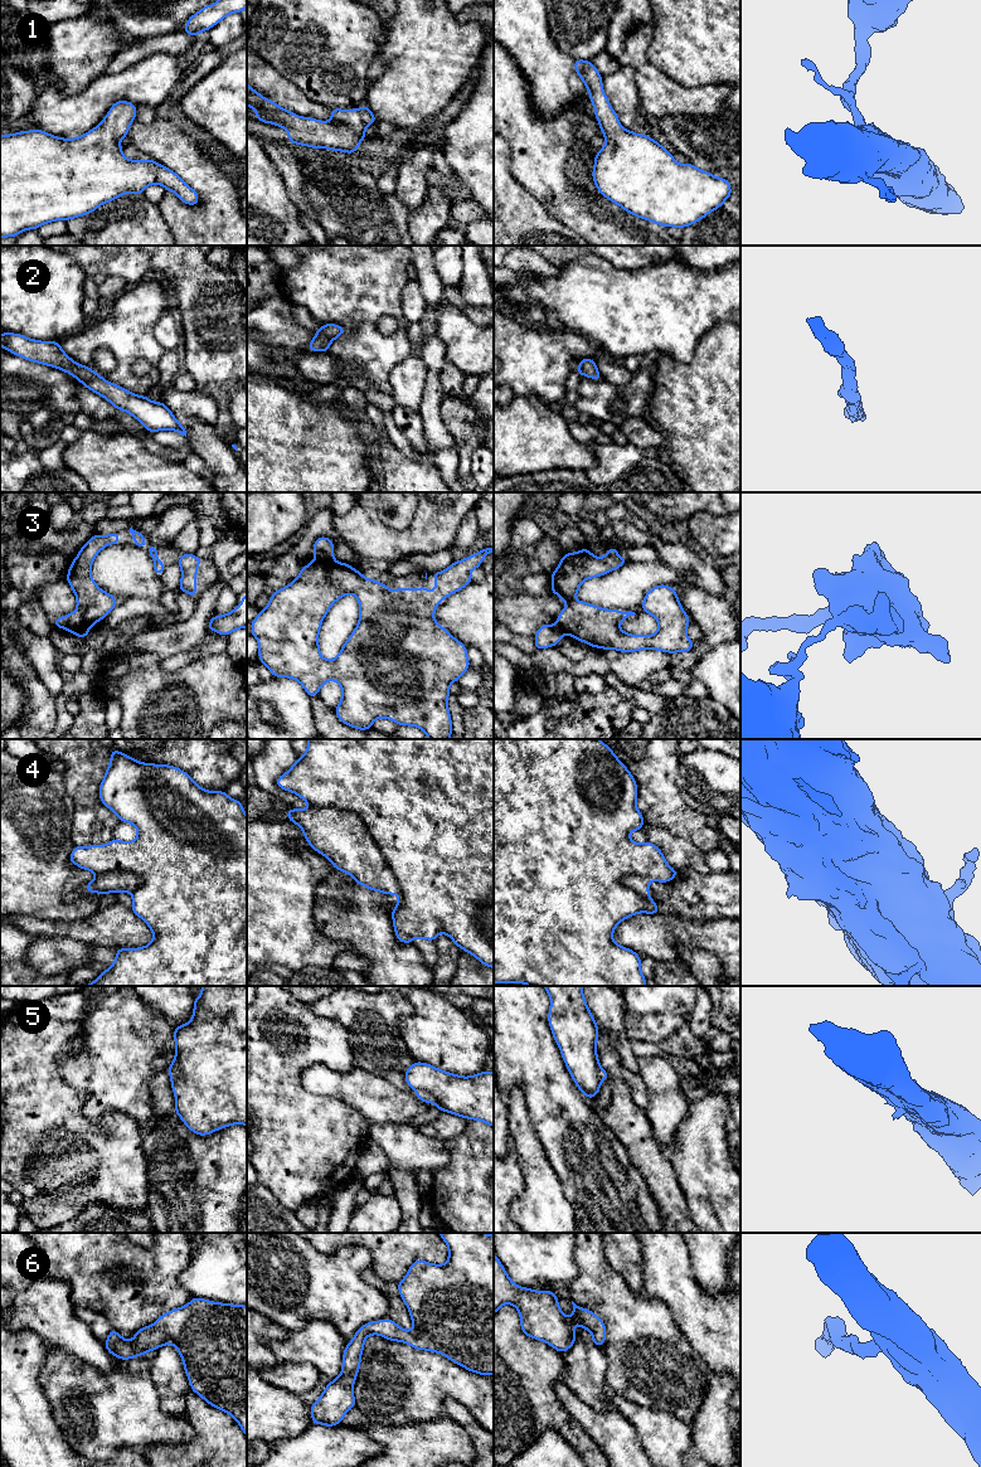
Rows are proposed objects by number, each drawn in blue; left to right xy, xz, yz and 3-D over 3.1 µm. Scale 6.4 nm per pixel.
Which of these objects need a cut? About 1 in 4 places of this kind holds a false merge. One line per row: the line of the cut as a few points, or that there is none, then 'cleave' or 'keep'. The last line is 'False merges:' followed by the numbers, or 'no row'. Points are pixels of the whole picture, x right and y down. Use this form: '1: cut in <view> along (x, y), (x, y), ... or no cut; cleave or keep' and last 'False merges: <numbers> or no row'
1: no cut; keep
2: no cut; keep
3: cut in xz along (315, 558), (333, 560); cleave
4: cut in xz along (310, 805), (350, 810), (362, 820), (396, 880), (399, 904); cleave
5: cut in xz along (416, 1089), (430, 1092), (443, 1110); cleave
6: no cut; keep
False merges: 3, 4, 5

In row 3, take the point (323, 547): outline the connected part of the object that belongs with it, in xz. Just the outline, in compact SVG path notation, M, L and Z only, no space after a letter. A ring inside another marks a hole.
M320 536L314 543L314 557L319 560L334 560L334 543L330 538Z

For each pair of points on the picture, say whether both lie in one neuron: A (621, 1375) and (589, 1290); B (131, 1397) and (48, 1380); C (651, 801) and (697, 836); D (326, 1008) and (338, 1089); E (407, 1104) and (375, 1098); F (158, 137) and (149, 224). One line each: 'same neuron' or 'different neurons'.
A: same neuron
B: same neuron
C: same neuron
D: different neurons
E: same neuron
F: different neurons

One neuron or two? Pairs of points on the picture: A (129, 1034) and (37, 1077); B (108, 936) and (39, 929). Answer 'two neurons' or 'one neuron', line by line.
A: two neurons
B: one neuron

